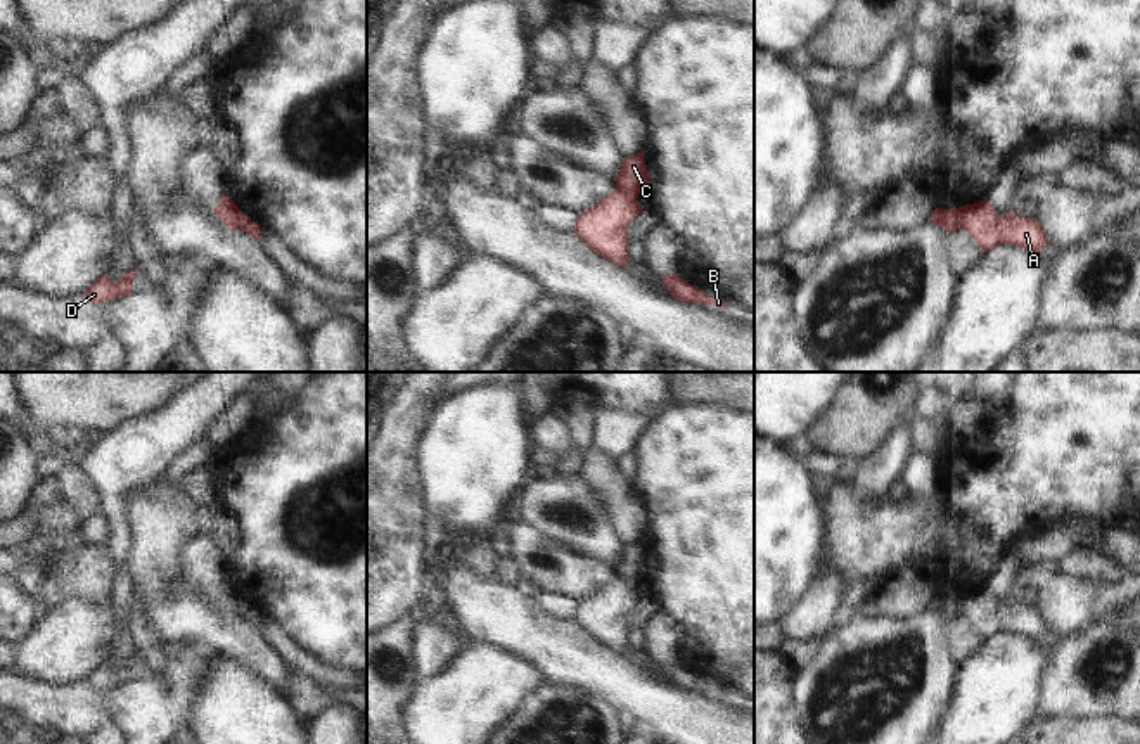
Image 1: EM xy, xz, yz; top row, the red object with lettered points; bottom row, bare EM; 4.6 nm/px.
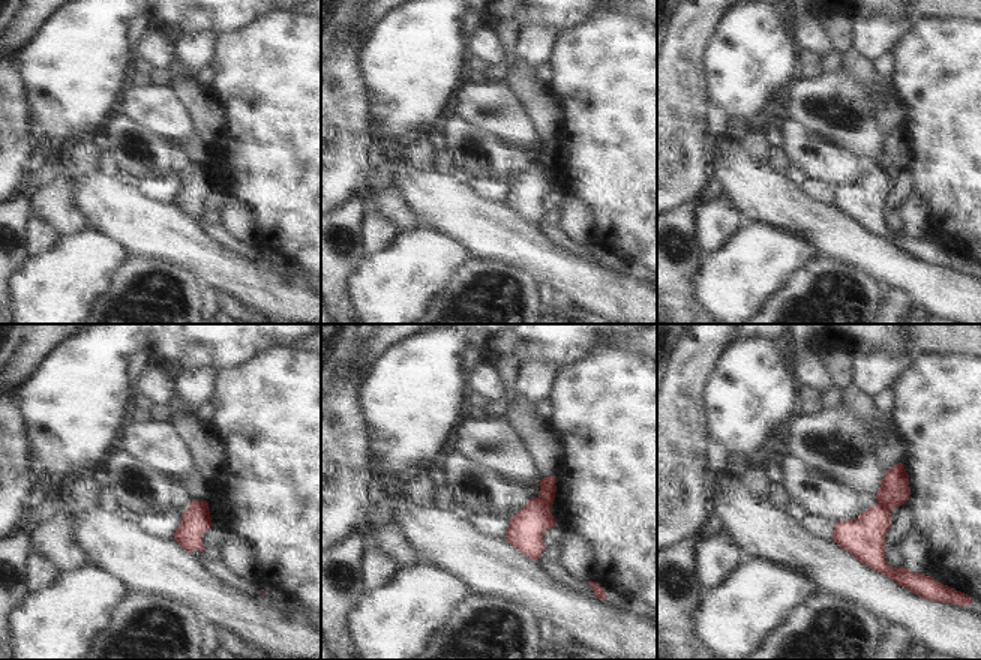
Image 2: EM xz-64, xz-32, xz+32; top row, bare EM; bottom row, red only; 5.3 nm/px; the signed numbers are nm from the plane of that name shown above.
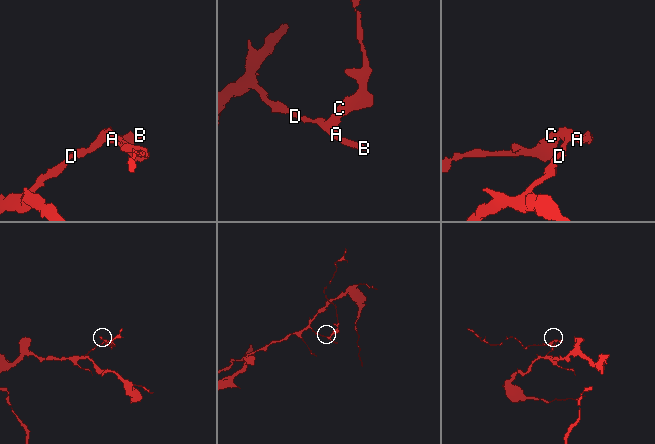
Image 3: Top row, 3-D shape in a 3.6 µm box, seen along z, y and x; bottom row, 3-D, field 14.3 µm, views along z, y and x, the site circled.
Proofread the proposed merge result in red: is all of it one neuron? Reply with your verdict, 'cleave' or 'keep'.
cleave

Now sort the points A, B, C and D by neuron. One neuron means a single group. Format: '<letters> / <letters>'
A B D / C

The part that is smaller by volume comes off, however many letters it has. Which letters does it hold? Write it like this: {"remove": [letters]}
{"remove": ["C"]}

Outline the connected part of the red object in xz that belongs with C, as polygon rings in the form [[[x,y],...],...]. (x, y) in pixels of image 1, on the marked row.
[[[644,151],[621,161],[621,170],[614,182],[628,199],[637,201],[649,183]]]

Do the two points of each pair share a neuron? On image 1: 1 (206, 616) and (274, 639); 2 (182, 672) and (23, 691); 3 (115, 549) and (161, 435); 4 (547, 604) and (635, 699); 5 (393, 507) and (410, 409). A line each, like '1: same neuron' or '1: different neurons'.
1: different neurons
2: same neuron
3: same neuron
4: different neurons
5: same neuron

